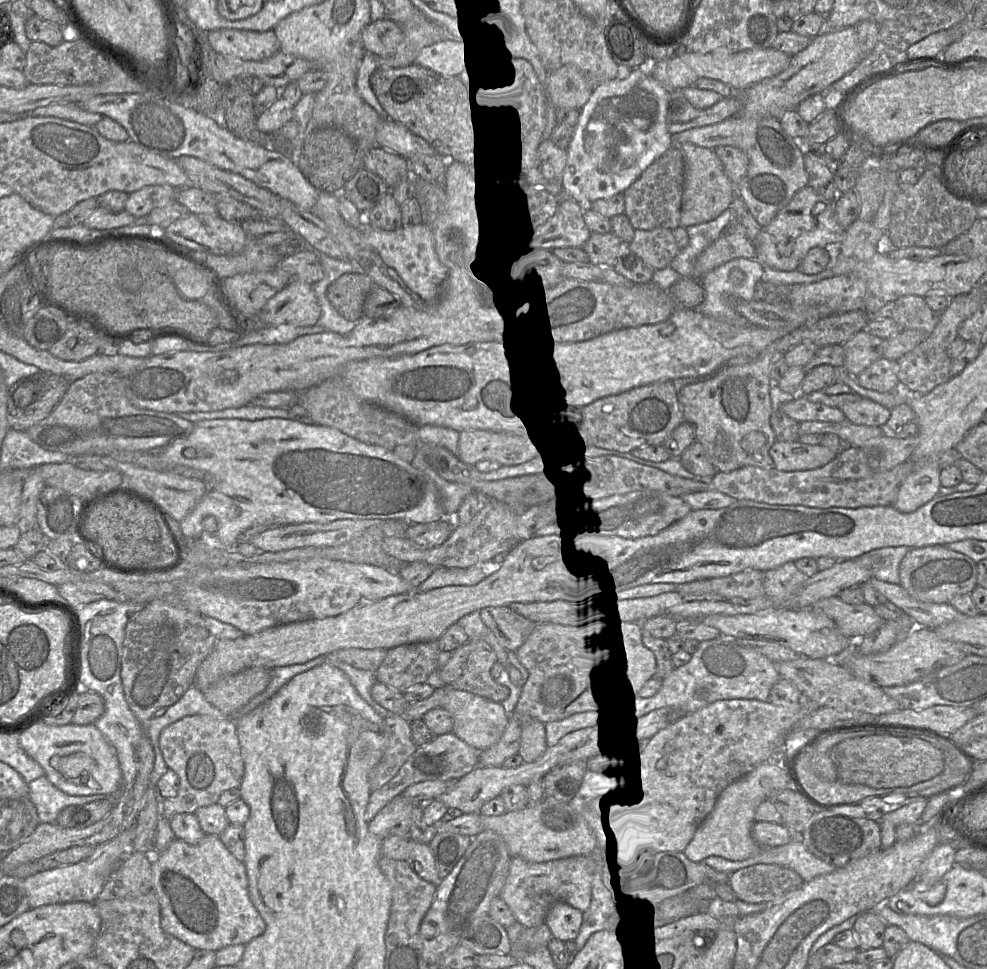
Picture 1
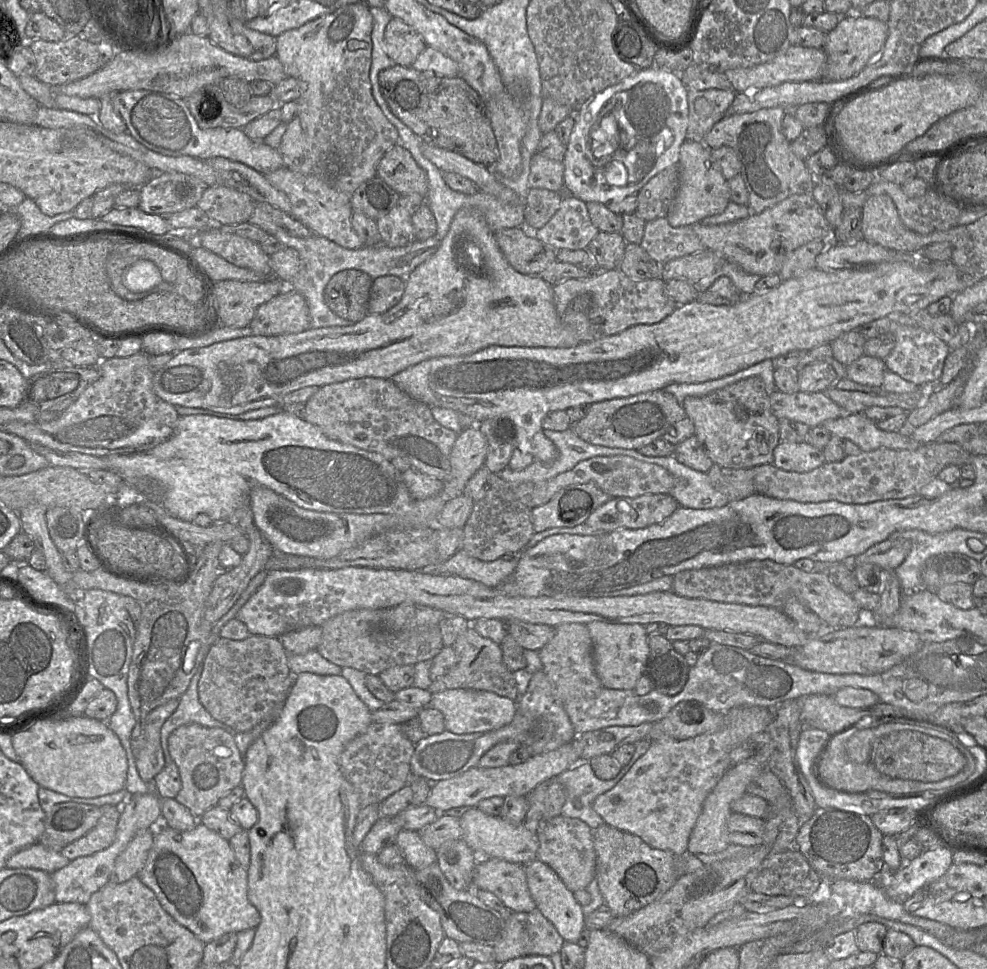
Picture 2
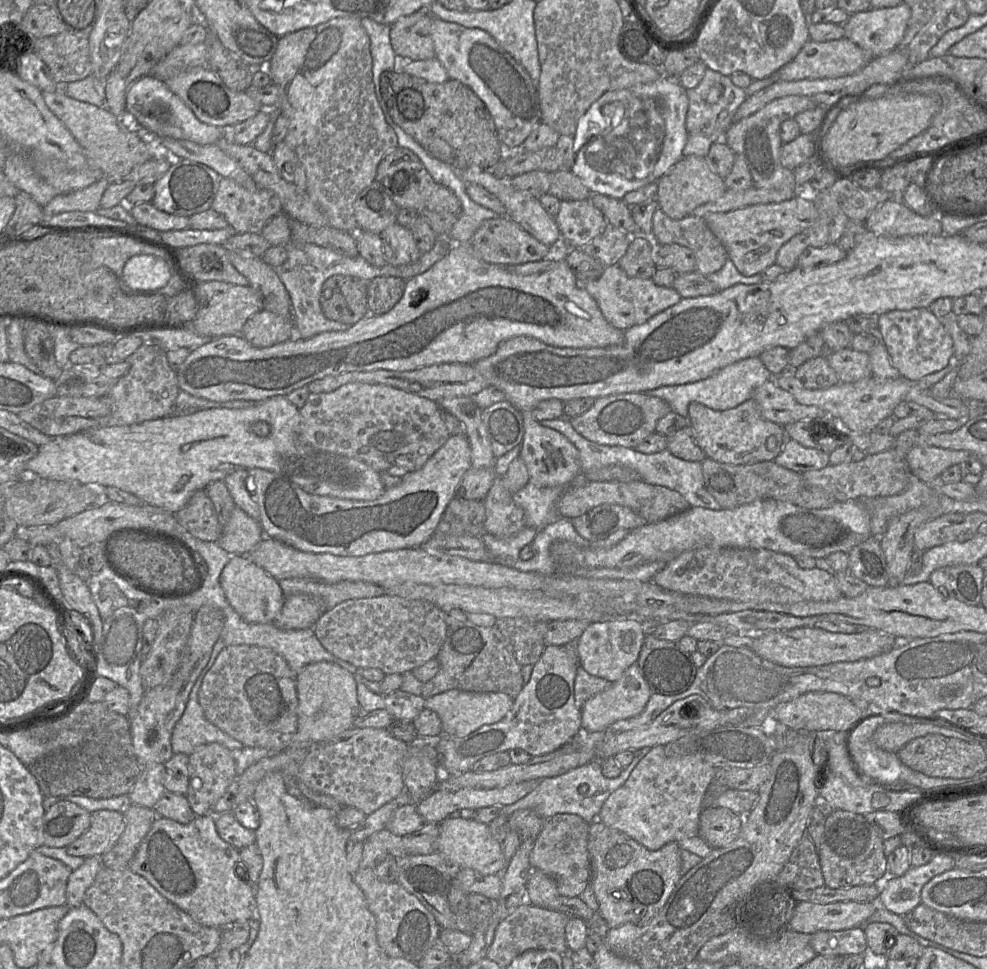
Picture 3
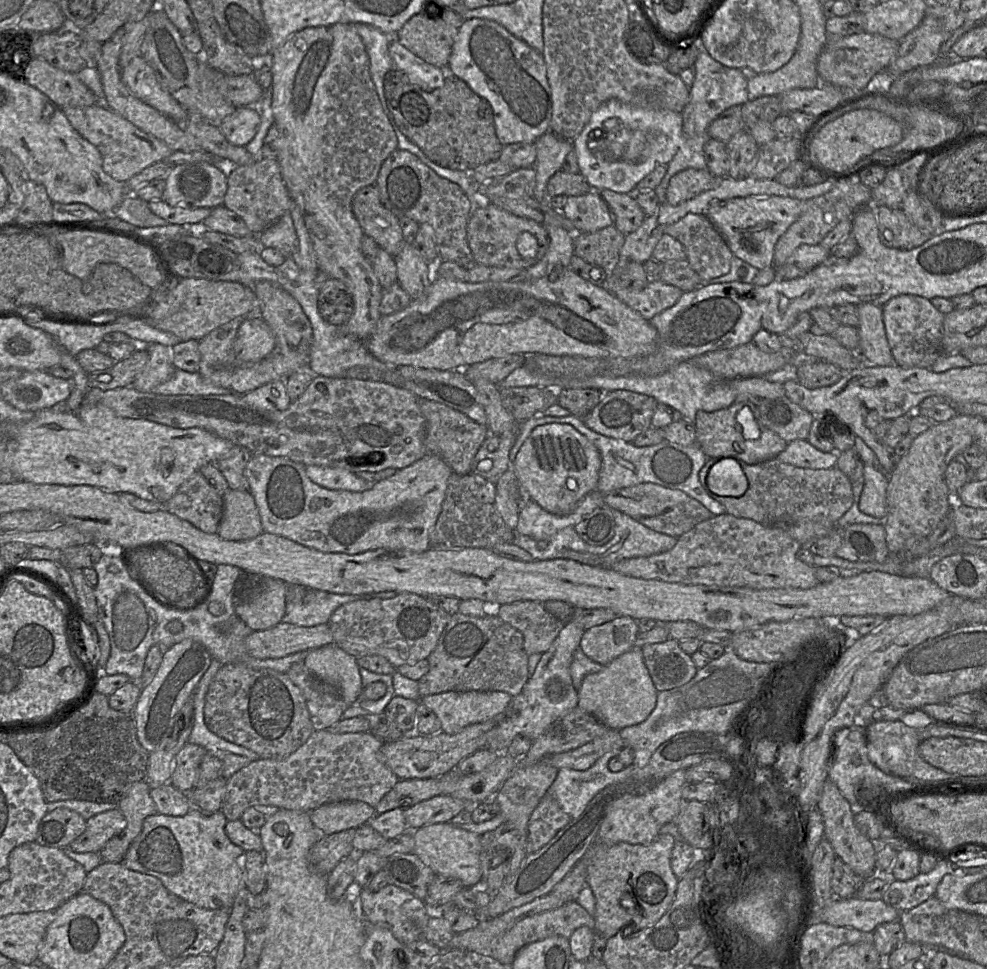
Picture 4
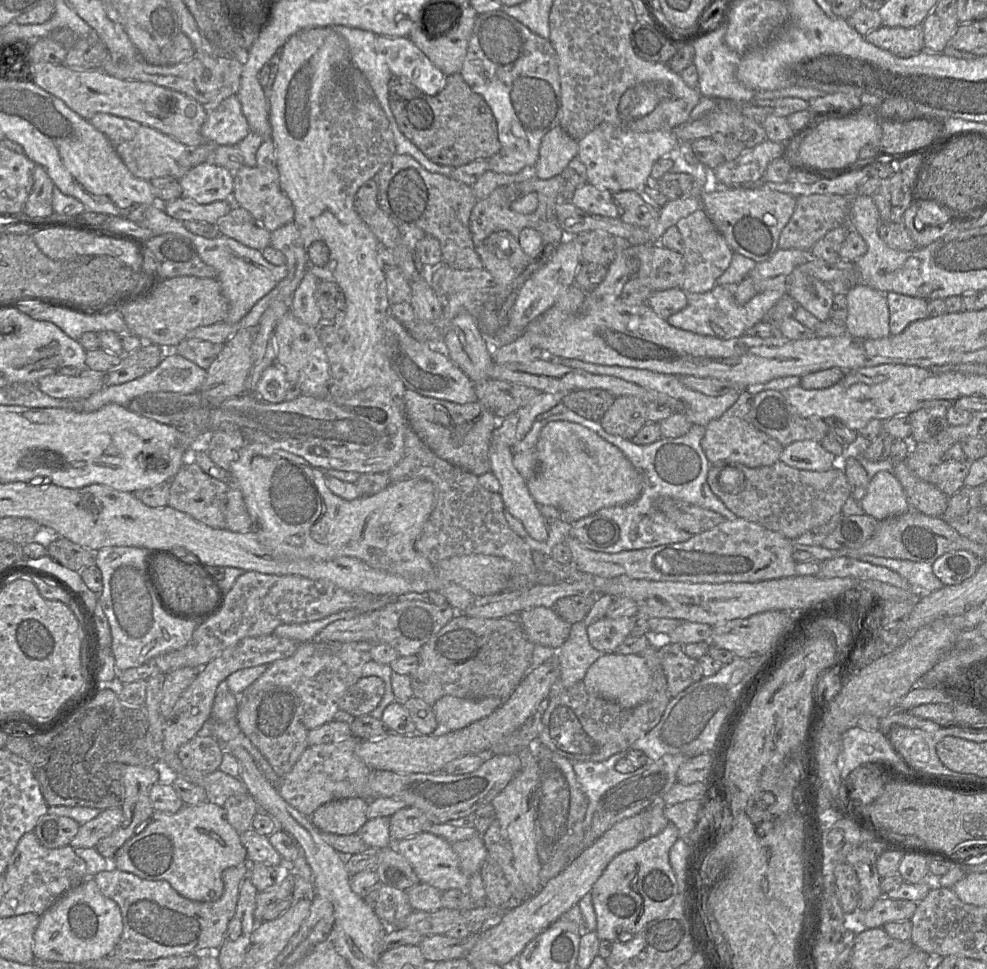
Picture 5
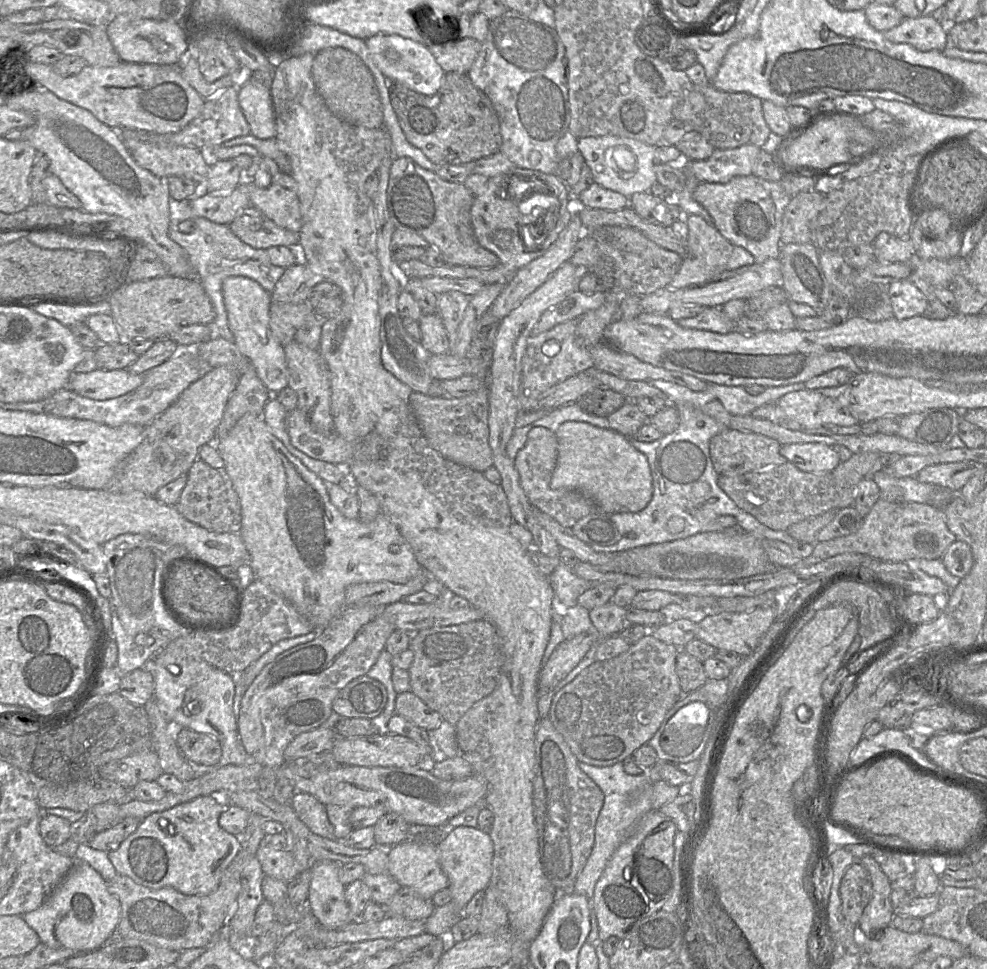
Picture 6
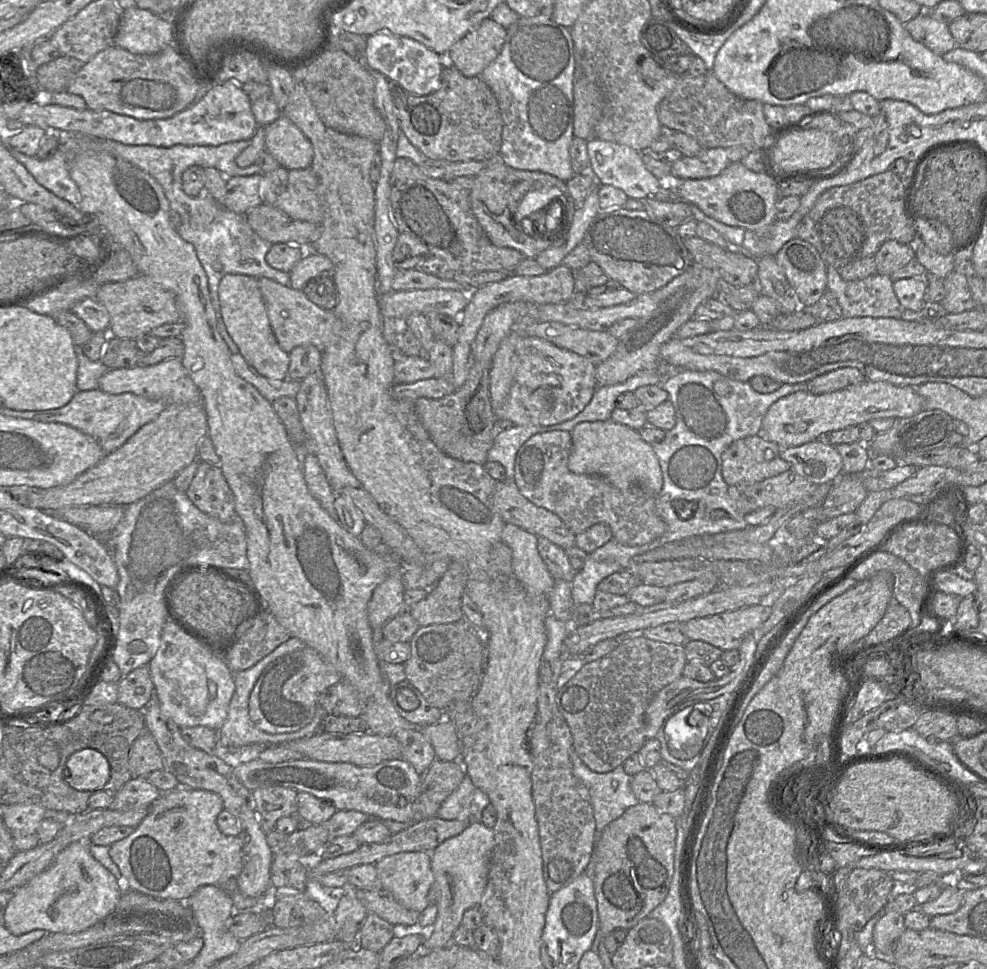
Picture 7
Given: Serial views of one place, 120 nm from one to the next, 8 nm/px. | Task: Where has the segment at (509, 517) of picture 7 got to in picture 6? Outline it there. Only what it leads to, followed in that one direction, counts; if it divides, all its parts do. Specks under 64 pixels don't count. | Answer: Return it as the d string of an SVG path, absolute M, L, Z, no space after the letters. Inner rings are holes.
M534 508L534 515L538 523L552 535L560 548L571 550L579 562L600 566L607 571L679 580L737 580L781 568L769 561L760 539L751 534L703 532L680 540L640 546L626 551L603 553L593 550L579 540L571 528L563 527L548 514Z

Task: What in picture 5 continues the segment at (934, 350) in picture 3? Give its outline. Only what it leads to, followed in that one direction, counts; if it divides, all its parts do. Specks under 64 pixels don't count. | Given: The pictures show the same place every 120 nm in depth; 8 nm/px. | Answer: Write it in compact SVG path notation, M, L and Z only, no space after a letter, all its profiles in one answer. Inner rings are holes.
M895 292L886 293L891 335L900 334L914 321L929 317L927 301Z

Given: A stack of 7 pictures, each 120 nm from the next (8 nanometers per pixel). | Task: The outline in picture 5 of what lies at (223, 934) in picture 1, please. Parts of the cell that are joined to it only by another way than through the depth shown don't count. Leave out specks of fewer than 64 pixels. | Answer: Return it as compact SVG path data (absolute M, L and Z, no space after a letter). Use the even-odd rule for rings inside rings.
M208 800L204 803L198 805L184 805L177 813L167 814L165 812L156 812L154 811L152 817L143 824L142 827L137 829L136 834L130 838L115 854L113 859L114 867L119 870L132 873L140 878L158 881L165 880L167 881L172 888L174 888L181 896L200 902L213 902L218 900L223 894L224 884L222 880L222 872L230 867L237 866L242 863L247 863L247 852L243 846L240 833L237 832L227 821L225 810L221 804L221 801Z

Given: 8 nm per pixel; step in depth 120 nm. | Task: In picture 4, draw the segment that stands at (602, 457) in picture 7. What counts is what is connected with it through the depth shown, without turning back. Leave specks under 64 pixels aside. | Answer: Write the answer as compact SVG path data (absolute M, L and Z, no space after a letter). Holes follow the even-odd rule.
M558 423L536 427L512 463L523 496L559 516L570 514L587 494L596 490L600 468L598 449L571 425Z

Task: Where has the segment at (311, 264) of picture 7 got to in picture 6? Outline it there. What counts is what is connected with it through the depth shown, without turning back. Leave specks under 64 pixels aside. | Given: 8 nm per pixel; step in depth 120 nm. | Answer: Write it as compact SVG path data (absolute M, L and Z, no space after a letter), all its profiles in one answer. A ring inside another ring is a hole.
M295 263L285 268L270 293L272 302L305 303L312 288L324 280L322 275L314 273L306 263Z

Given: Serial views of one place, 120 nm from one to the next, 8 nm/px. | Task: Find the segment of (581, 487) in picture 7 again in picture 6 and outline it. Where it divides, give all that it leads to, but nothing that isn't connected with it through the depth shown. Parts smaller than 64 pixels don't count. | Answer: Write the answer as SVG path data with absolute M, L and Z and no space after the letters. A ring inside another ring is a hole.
M535 427L528 433L525 445L517 452L513 461L519 474L520 485L529 502L563 527L572 528L579 519L598 509L591 499L579 491L570 488L551 489L550 480L556 466L557 447L554 432L544 427Z

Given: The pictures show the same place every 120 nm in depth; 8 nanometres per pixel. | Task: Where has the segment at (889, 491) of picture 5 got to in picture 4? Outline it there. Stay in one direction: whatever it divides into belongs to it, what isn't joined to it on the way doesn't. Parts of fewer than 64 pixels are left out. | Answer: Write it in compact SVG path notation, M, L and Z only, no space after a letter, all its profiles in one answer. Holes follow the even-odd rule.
M864 466L863 490L859 502L863 513L884 520L887 514L888 483L889 476L882 469Z

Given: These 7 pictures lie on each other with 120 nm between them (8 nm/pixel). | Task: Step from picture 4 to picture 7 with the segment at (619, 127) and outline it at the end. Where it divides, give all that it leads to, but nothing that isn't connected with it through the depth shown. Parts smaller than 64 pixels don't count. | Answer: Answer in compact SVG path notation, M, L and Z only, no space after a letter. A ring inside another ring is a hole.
M594 138L587 141L587 153L591 174L597 183L620 188L628 198L645 200L654 197L661 187L661 181L644 166L640 152L627 145Z

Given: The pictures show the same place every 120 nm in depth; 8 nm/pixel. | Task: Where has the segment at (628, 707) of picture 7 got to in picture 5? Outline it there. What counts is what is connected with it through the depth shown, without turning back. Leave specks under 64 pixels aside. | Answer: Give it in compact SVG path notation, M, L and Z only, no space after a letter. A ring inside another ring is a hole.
M658 639L640 653L652 678L648 700L633 708L623 708L589 692L583 681L579 681L545 702L537 743L572 762L602 762L614 754L629 750L637 739L659 723L671 699L667 692L667 679L659 659L657 643Z

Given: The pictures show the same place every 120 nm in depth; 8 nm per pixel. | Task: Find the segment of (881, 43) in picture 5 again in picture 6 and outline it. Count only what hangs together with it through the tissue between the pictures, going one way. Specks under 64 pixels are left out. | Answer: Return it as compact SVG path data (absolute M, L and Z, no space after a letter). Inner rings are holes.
M937 15L904 18L884 36L893 43L906 43L919 51L943 51L948 46L948 27Z

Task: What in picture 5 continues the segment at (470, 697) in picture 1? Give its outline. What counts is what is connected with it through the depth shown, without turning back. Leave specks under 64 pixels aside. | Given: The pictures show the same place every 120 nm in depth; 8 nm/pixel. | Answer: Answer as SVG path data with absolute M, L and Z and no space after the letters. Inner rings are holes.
M446 695L437 700L432 709L438 724L455 731L489 716L502 704L503 700L498 697L465 699Z

